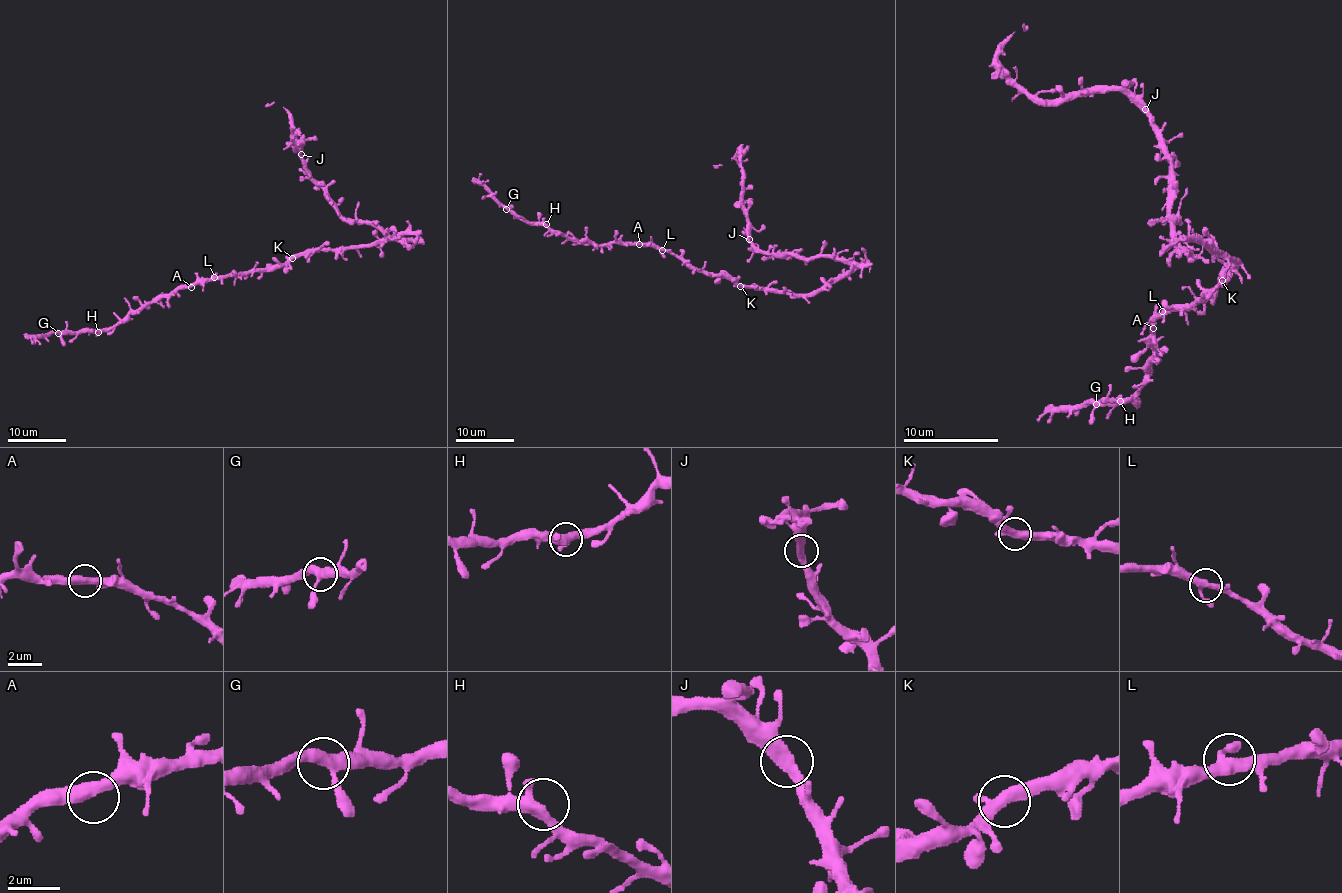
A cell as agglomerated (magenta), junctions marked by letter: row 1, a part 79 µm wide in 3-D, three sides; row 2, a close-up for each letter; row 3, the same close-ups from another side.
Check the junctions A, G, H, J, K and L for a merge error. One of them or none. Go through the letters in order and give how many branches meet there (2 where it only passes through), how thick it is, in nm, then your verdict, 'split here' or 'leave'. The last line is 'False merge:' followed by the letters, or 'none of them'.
A: 2 | 460 nm | leave
G: 3 | 360 nm | leave
H: 2 | 440 nm | leave
J: 2 | 440 nm | leave
K: 2 | 440 nm | leave
L: 3 | 360 nm | leave
False merge: none of them

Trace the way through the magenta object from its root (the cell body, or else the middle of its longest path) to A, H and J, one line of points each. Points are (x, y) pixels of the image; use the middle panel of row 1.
A: (788, 290), (740, 287), (732, 278), (697, 271), (666, 251), (639, 244)
H: (788, 290), (740, 287), (732, 278), (697, 271), (675, 255), (649, 245), (572, 241), (546, 224)
J: (788, 290), (797, 294), (815, 294), (847, 274), (850, 265), (828, 257), (763, 254), (749, 239)

